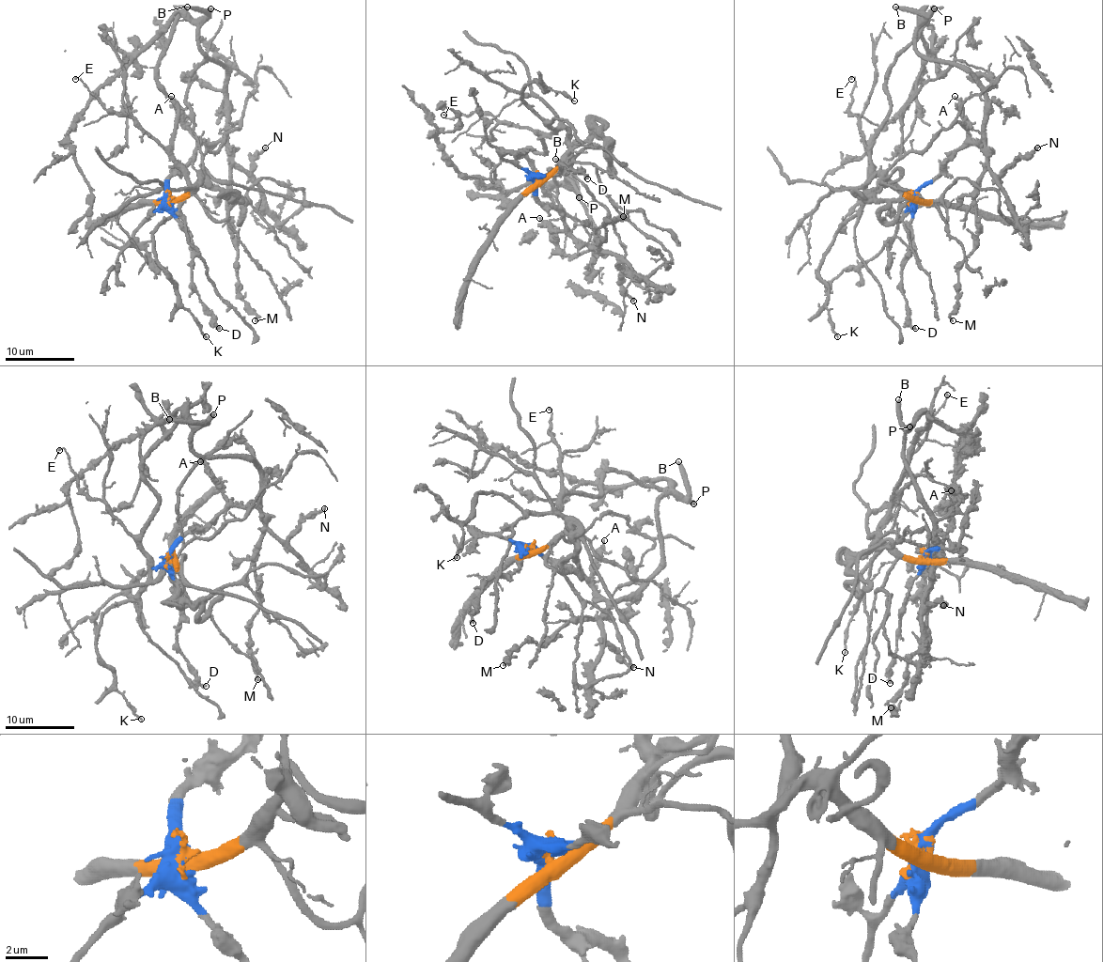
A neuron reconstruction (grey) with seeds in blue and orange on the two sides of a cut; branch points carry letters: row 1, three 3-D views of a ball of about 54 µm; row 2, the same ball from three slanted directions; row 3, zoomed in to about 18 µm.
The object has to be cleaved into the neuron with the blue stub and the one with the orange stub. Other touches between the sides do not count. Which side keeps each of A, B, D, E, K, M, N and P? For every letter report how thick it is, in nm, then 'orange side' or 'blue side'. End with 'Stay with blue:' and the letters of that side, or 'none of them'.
A: 150 nm | blue side
B: 360 nm | blue side
D: 240 nm | blue side
E: 150 nm | orange side
K: 140 nm | orange side
M: 190 nm | blue side
N: 220 nm | blue side
P: 440 nm | blue side
Stay with blue: A, B, D, M, N, P

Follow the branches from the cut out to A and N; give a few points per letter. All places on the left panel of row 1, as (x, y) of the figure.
A: (169, 195), (169, 178), (192, 156), (197, 140), (171, 97)
N: (169, 195), (169, 178), (202, 144), (222, 142), (234, 161), (249, 175), (255, 158), (265, 147)

